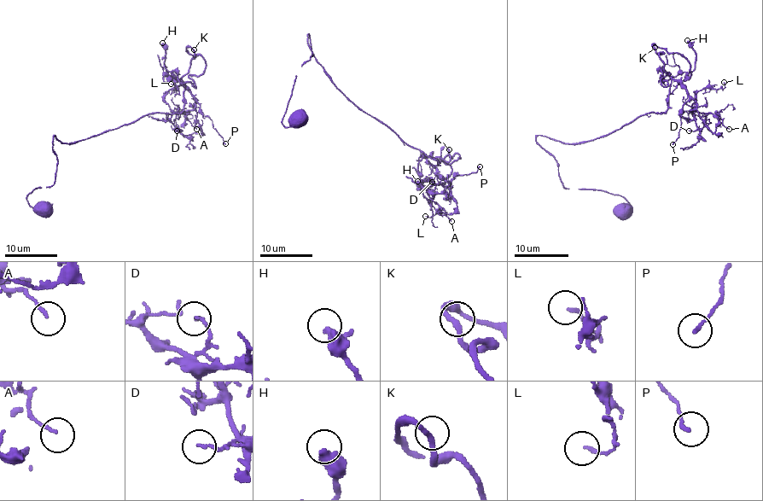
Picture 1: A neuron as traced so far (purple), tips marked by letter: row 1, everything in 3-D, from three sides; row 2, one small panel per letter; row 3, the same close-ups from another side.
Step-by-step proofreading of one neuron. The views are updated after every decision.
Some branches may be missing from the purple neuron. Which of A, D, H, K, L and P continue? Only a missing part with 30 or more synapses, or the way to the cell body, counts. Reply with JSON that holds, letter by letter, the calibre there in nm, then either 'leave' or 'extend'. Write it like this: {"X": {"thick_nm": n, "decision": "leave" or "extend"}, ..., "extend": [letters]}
{"A": {"thick_nm": 120, "decision": "leave"}, "D": {"thick_nm": 110, "decision": "leave"}, "H": {"thick_nm": 480, "decision": "leave"}, "K": {"thick_nm": 200, "decision": "leave"}, "L": {"thick_nm": 130, "decision": "leave"}, "P": {"thick_nm": 140, "decision": "leave"}, "extend": []}

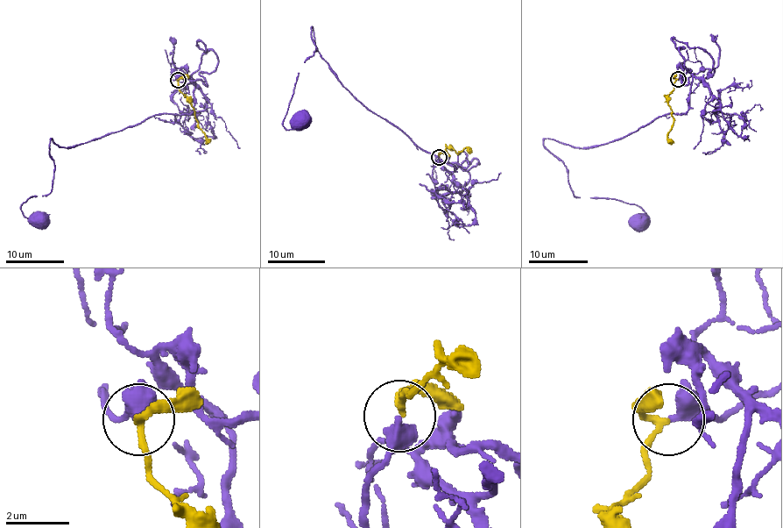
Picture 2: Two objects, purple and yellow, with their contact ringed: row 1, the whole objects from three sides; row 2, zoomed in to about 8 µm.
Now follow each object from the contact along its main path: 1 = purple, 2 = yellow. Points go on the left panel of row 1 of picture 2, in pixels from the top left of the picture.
1: (178, 80), (172, 73), (193, 80), (192, 111), (60, 147), (52, 138), (51, 191), (22, 204), (38, 220)
2: (178, 80), (179, 89), (193, 110), (198, 127), (208, 142)

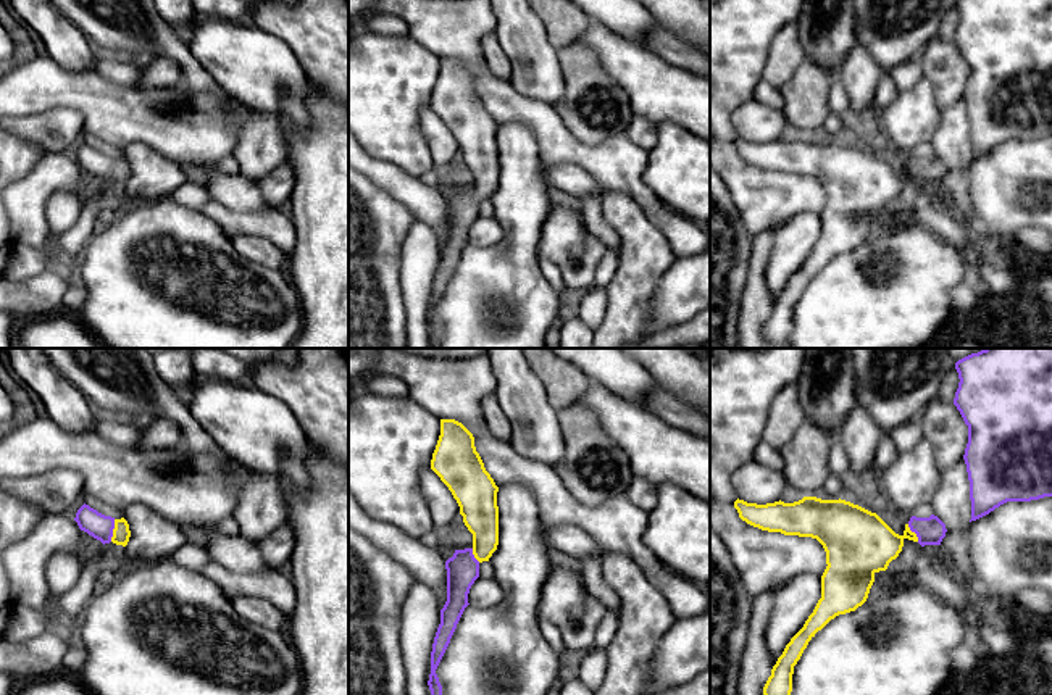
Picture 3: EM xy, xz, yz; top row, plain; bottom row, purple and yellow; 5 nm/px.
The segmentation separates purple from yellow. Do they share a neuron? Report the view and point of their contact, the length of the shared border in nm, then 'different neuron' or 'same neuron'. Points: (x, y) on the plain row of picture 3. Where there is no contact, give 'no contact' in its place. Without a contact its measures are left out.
xy (112, 170) | 110 nm | same neuron

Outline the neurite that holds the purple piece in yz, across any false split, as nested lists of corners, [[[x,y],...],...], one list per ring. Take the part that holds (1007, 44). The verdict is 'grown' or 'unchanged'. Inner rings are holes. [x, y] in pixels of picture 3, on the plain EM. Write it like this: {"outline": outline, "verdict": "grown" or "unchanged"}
{"outline": [[[957,0],[958,27],[954,44],[968,65],[968,82],[965,87],[965,103],[970,119],[971,160],[976,160],[1007,140],[1031,140],[1052,135],[1052,0]]], "verdict": "unchanged"}

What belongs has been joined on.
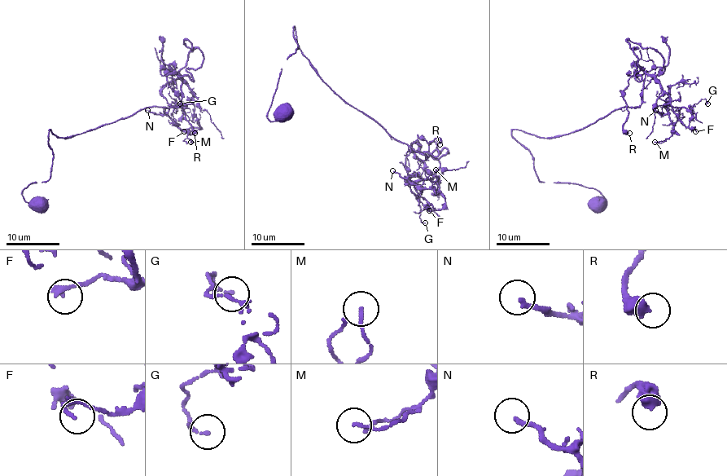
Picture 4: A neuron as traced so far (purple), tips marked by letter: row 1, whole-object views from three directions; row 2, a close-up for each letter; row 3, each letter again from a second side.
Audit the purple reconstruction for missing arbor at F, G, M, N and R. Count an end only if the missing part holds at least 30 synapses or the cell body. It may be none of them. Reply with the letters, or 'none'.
none

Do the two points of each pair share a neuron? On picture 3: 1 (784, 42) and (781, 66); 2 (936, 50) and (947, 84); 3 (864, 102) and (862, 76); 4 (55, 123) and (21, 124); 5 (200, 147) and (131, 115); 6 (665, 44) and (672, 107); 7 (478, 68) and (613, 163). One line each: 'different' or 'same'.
1: same
2: same
3: same
4: same
5: same
6: different
7: same

